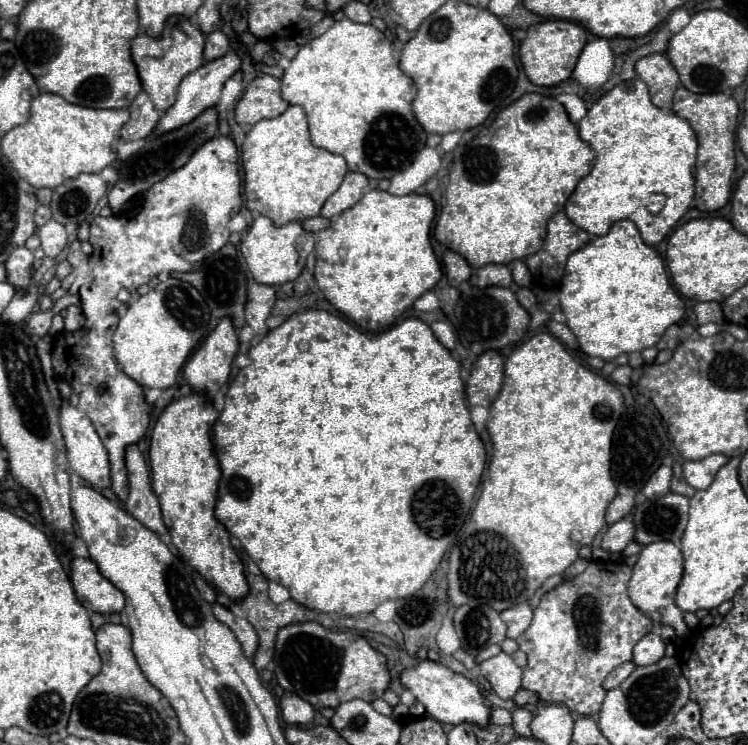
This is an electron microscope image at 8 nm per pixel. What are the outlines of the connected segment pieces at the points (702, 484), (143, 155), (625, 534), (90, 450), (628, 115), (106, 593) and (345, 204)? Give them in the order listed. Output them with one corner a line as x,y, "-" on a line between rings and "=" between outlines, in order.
712,454
712,456
708,456
708,458
696,460
696,462
686,460
686,462
682,464
684,480
686,480
690,486
694,486
696,490
704,490
704,488
708,488
708,486
712,484
718,468
724,466
726,462
728,462
728,458
722,456
722,454
=
208,108
206,112
202,112
198,118
194,118
190,124
168,132
164,136
152,136
148,138
142,148
128,158
126,162
120,164
118,168
118,182
112,186
112,190
108,192
108,206
112,208
112,214
118,214
122,210
122,206
136,194
146,192
154,182
162,180
168,172
184,166
190,158
192,152
196,152
200,148
200,144
204,144
206,140
210,140
212,136
216,136
218,132
218,114
216,108
=
622,518
608,526
608,532
602,538
600,548
608,552
622,552
634,538
634,522
630,518
=
62,400
62,404
60,404
60,428
62,428
62,434
64,434
70,468
72,468
80,478
84,478
86,482
90,482
96,490
108,488
108,486
110,486
108,452
106,452
100,436
96,434
92,422
88,420
88,416
86,416
84,412
80,412
76,406
72,406
70,402
=
626,80
604,94
580,120
580,138
596,152
592,172
580,180
574,194
566,202
566,214
570,220
592,236
604,236
618,220
632,220
642,240
654,246
670,234
694,200
694,162
696,162
696,134
688,122
670,110
656,108
650,100
648,88
642,80
=
74,558
70,568
74,594
82,606
100,614
120,612
124,608
124,594
98,572
94,560
=
348,172
344,182
340,184
340,188
324,202
320,216
328,218
328,220
340,216
344,210
354,206
362,198
362,194
366,192
366,186
368,186
368,178
364,174

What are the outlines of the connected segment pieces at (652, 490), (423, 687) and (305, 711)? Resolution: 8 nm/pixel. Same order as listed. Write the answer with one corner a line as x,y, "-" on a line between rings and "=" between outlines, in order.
660,466
652,476
650,480
646,482
646,486
642,488
642,494
646,498
658,498
658,496
664,496
666,492
670,492
670,478
672,478
672,468
668,466
=
422,660
412,668
404,668
400,672
400,682
406,690
410,690
418,702
424,704
426,712
436,718
442,724
460,724
460,722
474,722
480,726
488,724
490,706
486,704
486,698
480,694
478,686
470,682
466,676
452,672
440,662
=
286,692
280,698
280,712
286,724
307,725
314,718
314,708
300,696
294,696
292,692

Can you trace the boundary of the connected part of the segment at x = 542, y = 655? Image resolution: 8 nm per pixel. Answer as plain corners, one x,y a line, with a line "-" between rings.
592,562
582,574
572,580
564,580
556,588
548,590
538,608
534,610
532,624
528,630
518,636
518,646
528,654
528,664
524,668
526,690
532,690
540,696
542,702
560,702
566,704
572,712
582,716
596,714
604,702
606,690
602,688
604,678
620,664
632,658
634,644
652,630
652,620
642,614
628,598
626,586
632,576
632,568
626,564
612,562

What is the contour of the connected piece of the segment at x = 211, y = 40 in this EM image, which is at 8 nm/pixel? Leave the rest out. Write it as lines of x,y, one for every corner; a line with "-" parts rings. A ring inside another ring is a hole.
212,32
206,36
206,46
204,46
204,60
212,62
220,56
224,56
230,50
228,38
222,32

